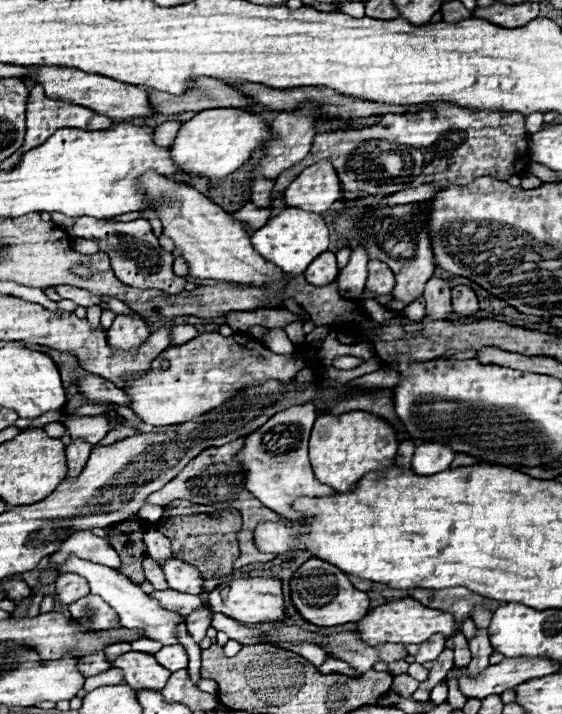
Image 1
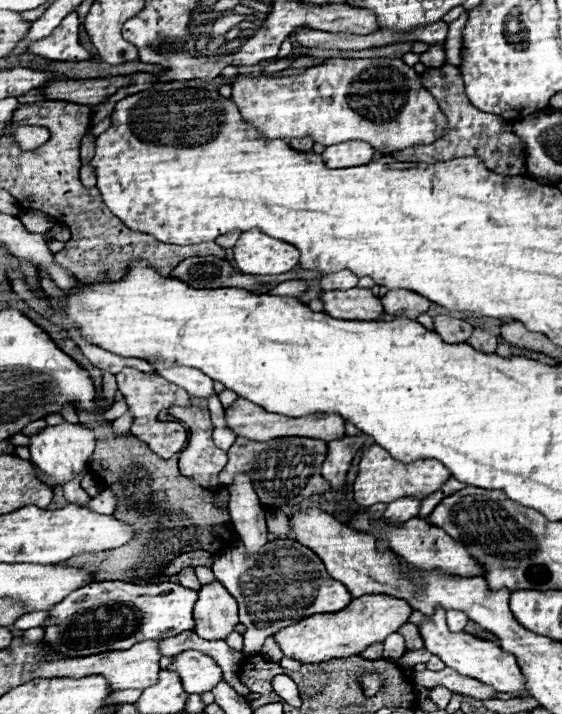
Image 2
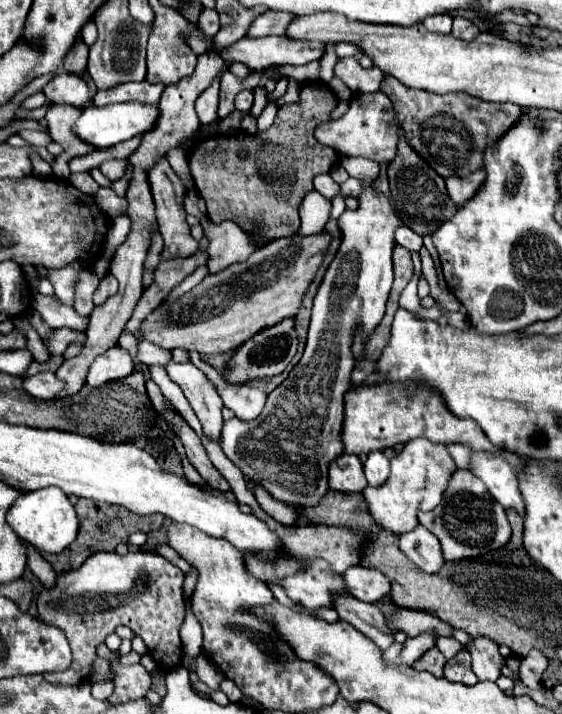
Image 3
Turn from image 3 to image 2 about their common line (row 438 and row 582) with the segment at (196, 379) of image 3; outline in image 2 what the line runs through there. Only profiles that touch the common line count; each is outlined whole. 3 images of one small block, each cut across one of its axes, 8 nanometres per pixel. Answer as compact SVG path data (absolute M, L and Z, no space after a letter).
M220 582L204 584L194 606L194 632L204 640L226 640L238 624L236 600Z

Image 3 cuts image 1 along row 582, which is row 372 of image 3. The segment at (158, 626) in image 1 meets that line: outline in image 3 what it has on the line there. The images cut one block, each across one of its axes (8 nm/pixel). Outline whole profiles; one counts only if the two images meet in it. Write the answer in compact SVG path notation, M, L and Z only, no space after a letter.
M108 348L102 356L94 360L94 364L88 370L86 386L102 386L110 380L120 380L130 376L136 370L136 364L132 362L130 354L122 348Z

